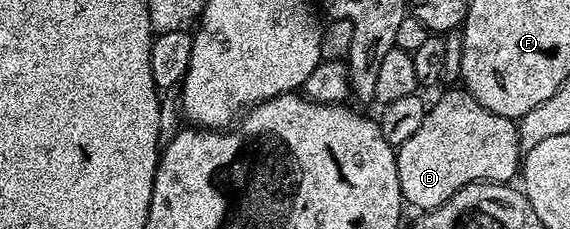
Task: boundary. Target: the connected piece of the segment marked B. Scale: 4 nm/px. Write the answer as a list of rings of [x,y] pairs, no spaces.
[[[446,89],[435,103],[429,104],[424,125],[404,145],[397,148],[396,158],[398,160],[398,176],[400,177],[400,189],[403,200],[419,212],[431,211],[444,201],[448,201],[459,191],[461,187],[469,183],[505,183],[519,174],[520,171],[520,136],[518,134],[518,123],[508,117],[500,117],[492,113],[486,107],[476,101],[476,97],[465,89]]]

